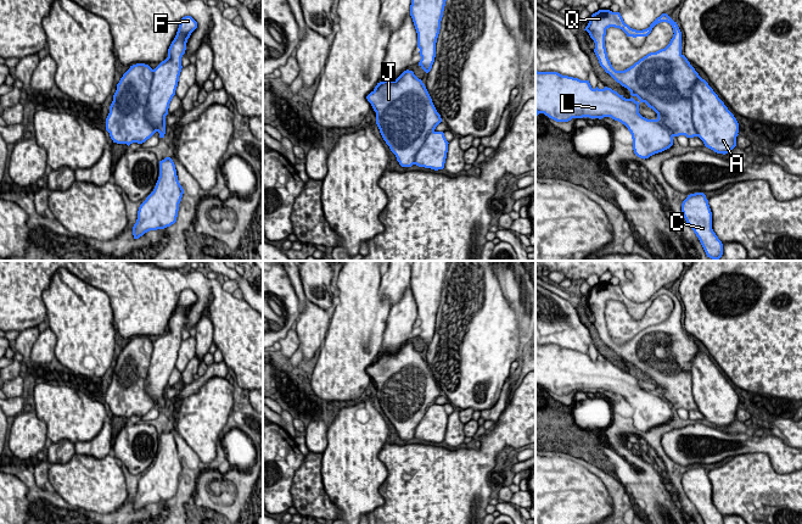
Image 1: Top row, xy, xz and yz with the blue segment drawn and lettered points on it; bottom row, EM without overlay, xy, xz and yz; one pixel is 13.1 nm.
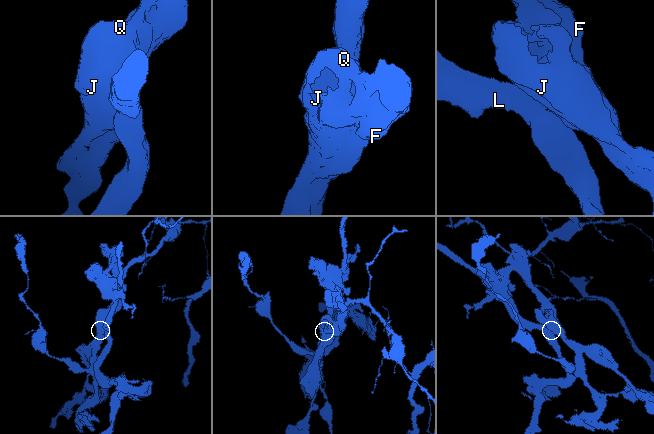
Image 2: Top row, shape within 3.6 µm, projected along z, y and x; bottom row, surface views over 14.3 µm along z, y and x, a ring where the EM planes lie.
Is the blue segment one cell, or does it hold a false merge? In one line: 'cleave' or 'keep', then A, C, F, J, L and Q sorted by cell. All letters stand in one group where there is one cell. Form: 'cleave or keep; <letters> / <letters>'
cleave; A F / C J L Q

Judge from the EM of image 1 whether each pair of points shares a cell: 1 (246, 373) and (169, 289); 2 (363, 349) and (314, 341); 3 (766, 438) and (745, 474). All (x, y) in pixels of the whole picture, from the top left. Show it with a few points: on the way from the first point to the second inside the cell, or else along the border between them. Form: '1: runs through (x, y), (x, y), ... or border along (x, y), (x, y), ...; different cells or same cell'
1: runs through (246, 340), (217, 290), (202, 284); same cell
2: border along (331, 316), (325, 339), (319, 347); different cells
3: border along (739, 453), (764, 452), (772, 467), (778, 472); different cells

